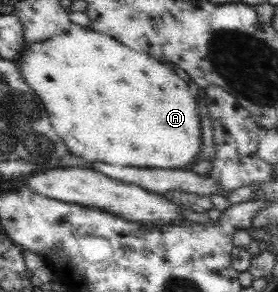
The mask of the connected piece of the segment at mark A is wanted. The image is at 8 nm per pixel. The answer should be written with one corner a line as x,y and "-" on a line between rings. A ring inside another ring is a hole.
67,23
67,28
62,29
62,34
58,34
58,36
52,36
52,38
40,40
40,42
24,42
22,46
23,52
19,54
16,62
20,65
19,71
23,80
32,86
36,96
42,100
42,104
48,112
48,118
52,120
54,132
60,132
60,136
64,136
64,144
68,144
68,150
74,156
80,156
84,160
96,160
96,162
120,164
120,166
138,166
138,168
186,168
197,159
200,144
202,144
199,110
196,108
194,96
188,92
184,77
178,78
178,74
174,74
174,70
168,70
166,66
162,66
163,62
158,61
150,54
131,50
129,46
122,44
113,36
92,30
90,27
71,23

